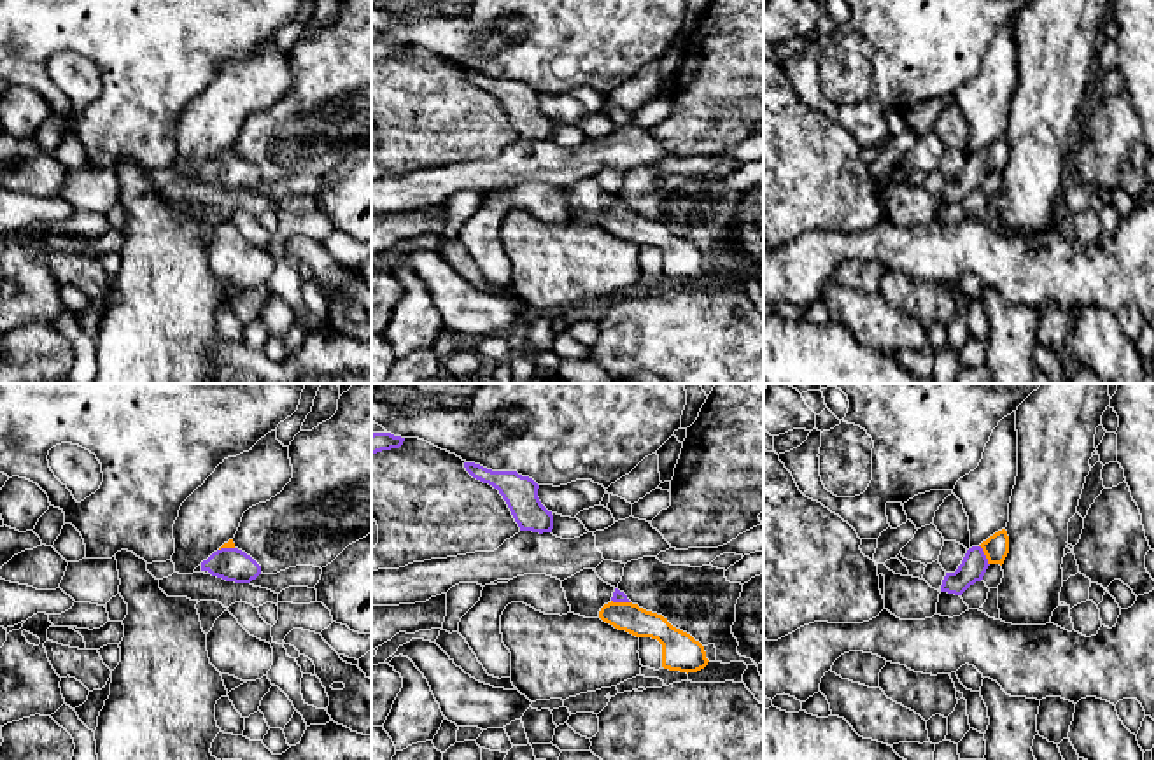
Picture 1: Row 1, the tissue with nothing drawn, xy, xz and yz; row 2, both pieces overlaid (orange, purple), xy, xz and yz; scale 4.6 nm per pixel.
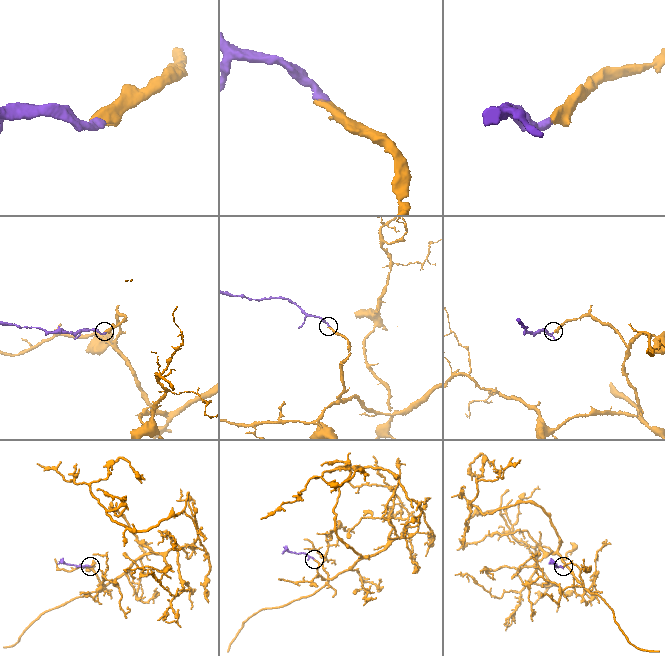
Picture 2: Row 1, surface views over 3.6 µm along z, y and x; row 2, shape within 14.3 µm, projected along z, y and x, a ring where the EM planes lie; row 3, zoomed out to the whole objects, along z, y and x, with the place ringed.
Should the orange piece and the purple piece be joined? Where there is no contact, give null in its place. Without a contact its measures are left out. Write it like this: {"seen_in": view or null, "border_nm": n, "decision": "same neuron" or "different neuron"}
{"seen_in": "yz", "border_nm": 100, "decision": "same neuron"}

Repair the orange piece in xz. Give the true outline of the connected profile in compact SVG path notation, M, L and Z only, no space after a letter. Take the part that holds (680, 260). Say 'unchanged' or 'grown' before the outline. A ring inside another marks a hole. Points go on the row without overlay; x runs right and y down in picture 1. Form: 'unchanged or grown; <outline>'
grown; M615 196L613 205L599 219L599 226L636 245L652 245L662 252L662 275L680 280L697 280L708 273L704 254L690 242L673 235L662 222L632 212Z

